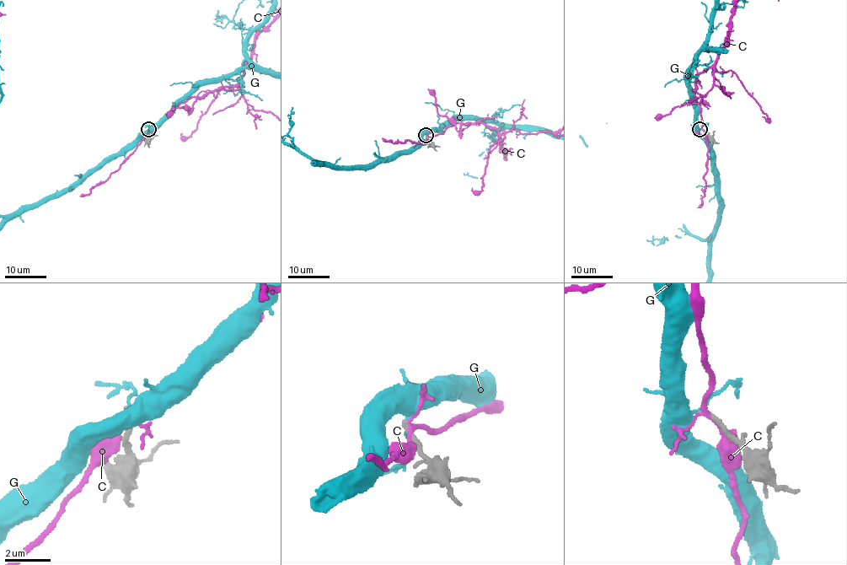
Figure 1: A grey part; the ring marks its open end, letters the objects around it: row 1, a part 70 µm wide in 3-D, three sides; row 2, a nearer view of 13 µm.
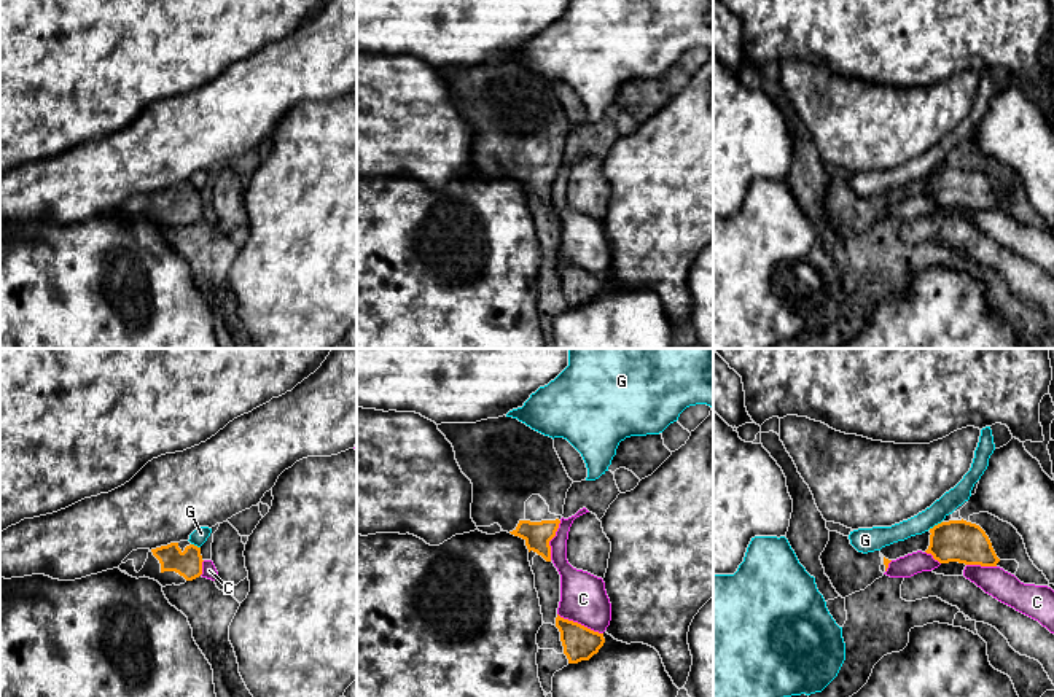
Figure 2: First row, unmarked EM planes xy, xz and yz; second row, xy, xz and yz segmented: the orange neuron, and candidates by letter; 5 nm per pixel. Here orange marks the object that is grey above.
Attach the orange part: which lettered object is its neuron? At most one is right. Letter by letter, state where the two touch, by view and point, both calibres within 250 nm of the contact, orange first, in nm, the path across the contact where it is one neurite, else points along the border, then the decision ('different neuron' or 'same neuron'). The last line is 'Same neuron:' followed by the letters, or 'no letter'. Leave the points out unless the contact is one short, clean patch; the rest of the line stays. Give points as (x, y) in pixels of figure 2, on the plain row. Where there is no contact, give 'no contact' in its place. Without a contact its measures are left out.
C: meets orange in xz at (580, 268); 180 nm thick on the orange side, 240 nm on the other; different neuron
G: meets orange in yz at (935, 169); 220 nm thick on the orange side, 100 nm on the other; border along yz (941, 164), (929, 172); different neuron
Same neuron: no letter

